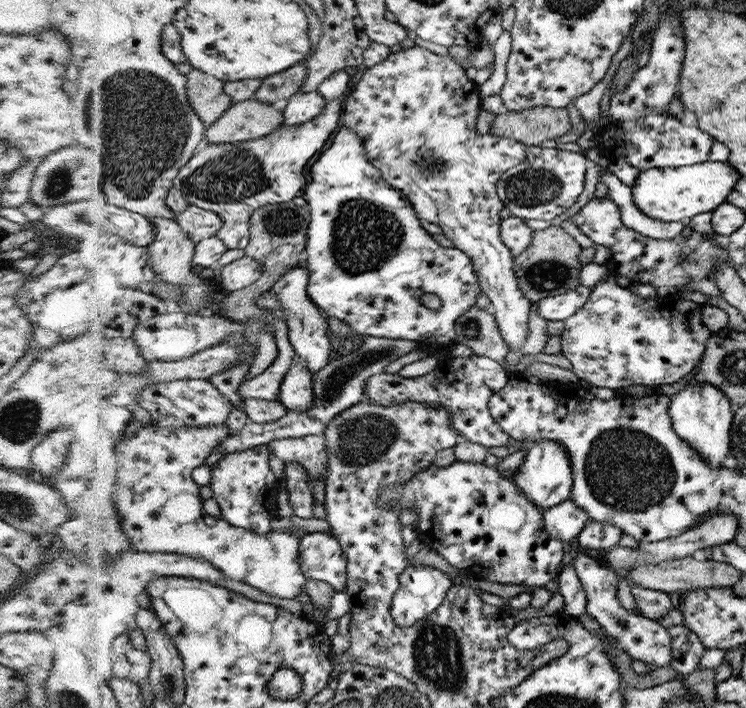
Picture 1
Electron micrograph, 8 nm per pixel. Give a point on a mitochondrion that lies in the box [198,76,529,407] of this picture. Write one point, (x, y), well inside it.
(365, 234)

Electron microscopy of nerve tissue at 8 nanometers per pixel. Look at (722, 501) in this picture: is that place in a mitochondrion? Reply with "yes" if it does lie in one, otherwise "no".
no

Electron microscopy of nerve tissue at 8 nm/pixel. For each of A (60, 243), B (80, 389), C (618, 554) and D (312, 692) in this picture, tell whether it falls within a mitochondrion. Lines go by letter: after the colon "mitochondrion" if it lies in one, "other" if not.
A: other
B: other
C: other
D: other

